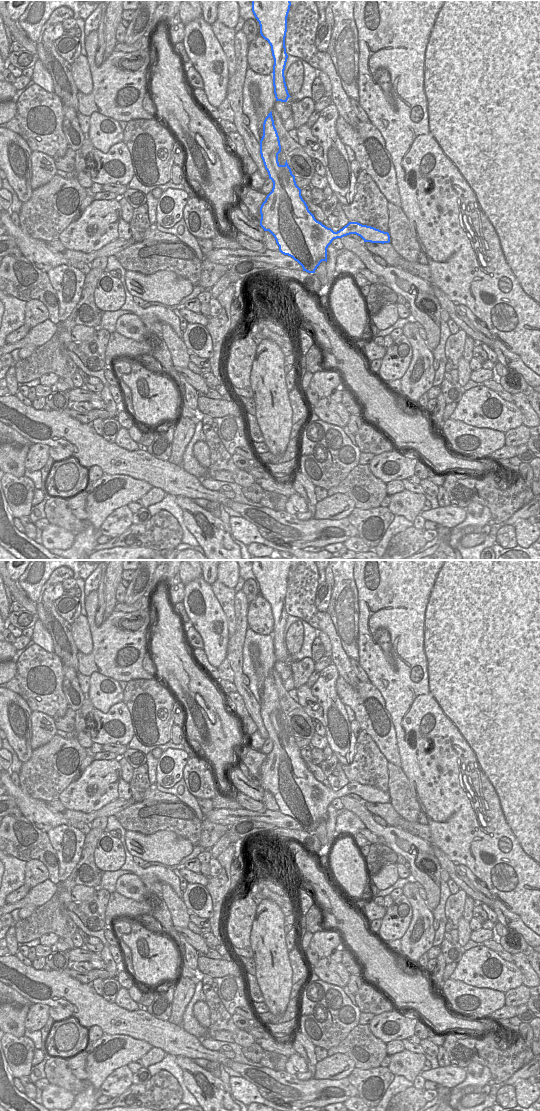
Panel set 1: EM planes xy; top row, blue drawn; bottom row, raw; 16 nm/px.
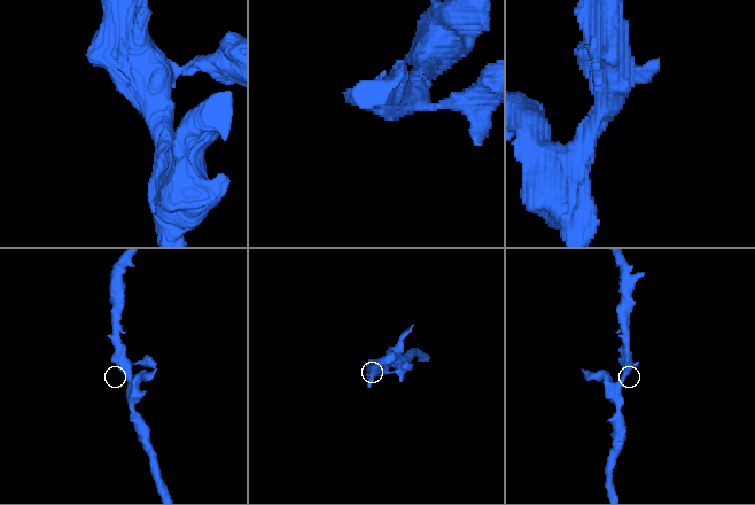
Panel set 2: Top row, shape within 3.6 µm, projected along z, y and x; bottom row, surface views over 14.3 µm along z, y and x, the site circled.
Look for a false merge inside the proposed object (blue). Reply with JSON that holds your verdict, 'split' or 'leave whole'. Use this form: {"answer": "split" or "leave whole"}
{"answer": "leave whole"}

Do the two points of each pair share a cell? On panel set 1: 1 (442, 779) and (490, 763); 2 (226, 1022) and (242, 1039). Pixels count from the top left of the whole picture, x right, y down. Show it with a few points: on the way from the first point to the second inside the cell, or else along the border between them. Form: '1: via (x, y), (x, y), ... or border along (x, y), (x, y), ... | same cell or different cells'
1: via (456, 775), (483, 775) | same cell
2: via (230, 1026), (239, 1035) | same cell

